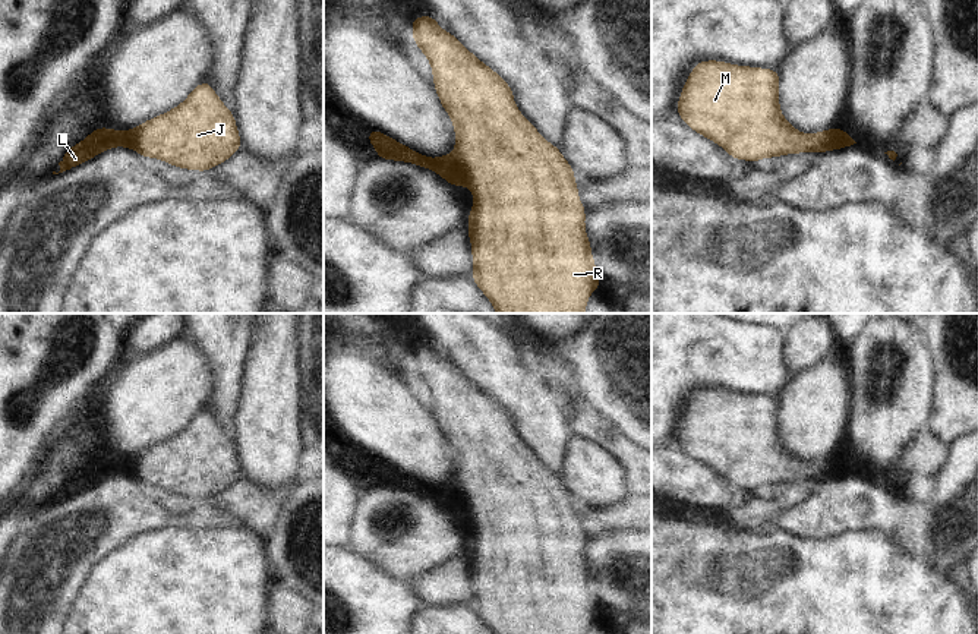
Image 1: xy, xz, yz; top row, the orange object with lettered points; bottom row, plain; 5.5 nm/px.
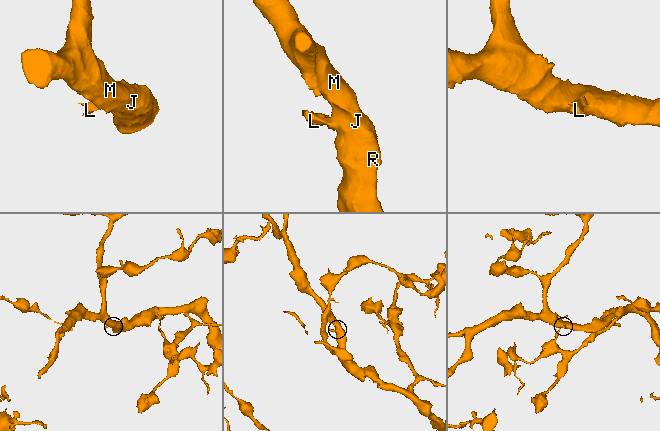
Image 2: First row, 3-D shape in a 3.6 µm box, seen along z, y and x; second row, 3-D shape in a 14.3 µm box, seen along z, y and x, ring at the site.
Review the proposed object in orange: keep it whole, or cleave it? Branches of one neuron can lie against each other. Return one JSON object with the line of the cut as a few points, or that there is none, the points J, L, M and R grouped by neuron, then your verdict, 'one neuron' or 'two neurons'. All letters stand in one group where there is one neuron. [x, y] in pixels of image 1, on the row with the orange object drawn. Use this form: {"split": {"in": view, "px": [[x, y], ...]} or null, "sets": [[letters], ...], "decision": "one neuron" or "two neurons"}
{"split": {"in": "xz", "px": [[453, 153], [464, 170], [464, 180], [467, 183]]}, "sets": [["J", "M", "R"], ["L"]], "decision": "two neurons"}

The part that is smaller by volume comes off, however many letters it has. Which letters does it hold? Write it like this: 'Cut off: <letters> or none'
Cut off: L

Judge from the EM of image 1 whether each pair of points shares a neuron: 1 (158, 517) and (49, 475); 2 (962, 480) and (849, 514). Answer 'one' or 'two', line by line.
1: two
2: one

